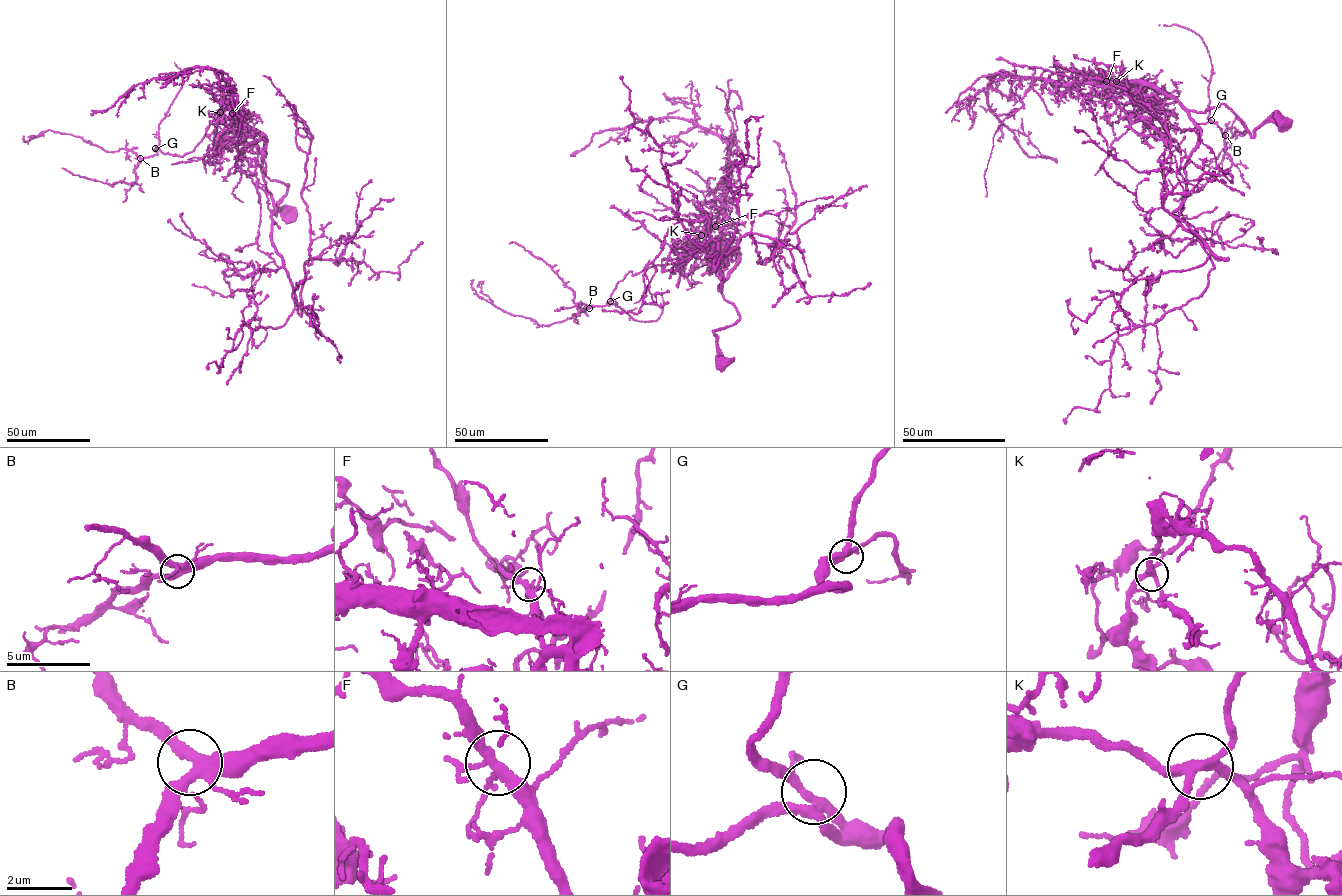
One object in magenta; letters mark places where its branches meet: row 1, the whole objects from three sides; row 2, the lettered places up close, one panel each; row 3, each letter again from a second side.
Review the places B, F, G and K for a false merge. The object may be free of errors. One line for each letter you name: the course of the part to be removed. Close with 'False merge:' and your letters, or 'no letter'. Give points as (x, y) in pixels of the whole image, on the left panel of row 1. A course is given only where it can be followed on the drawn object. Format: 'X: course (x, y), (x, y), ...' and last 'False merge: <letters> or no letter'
K: course (220, 112), (183, 156), (158, 148), (141, 158), (122, 148), (108, 152), (50, 130), (26, 141), (24, 136)
False merge: K

